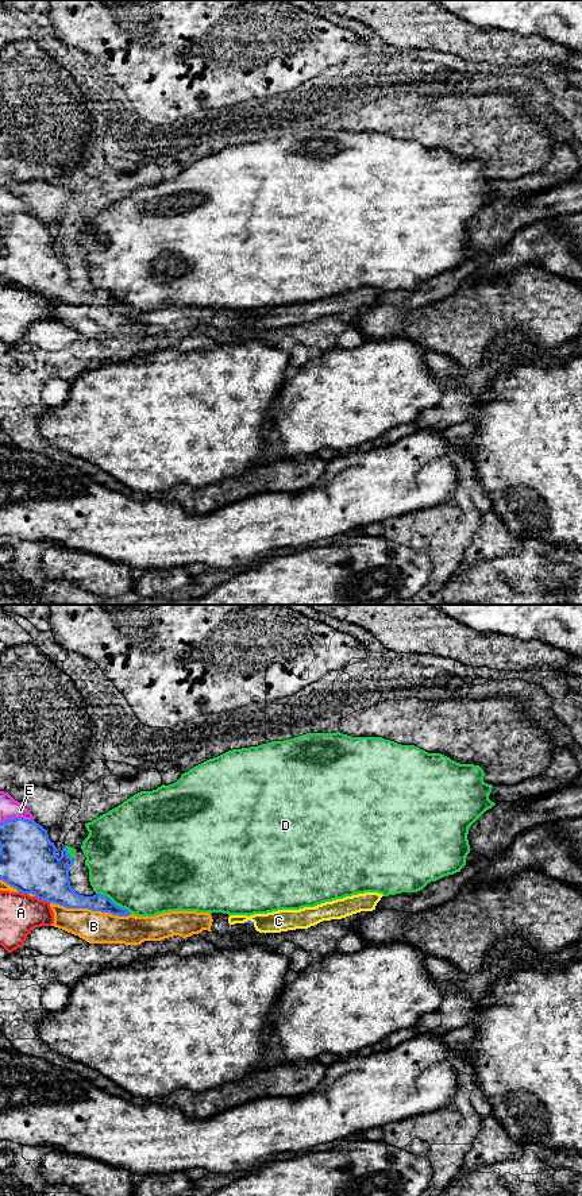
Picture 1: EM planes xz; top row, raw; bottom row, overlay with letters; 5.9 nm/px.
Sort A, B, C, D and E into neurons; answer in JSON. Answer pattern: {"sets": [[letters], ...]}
{"sets": [["A"], ["B", "C"], ["D"], ["E"]]}

